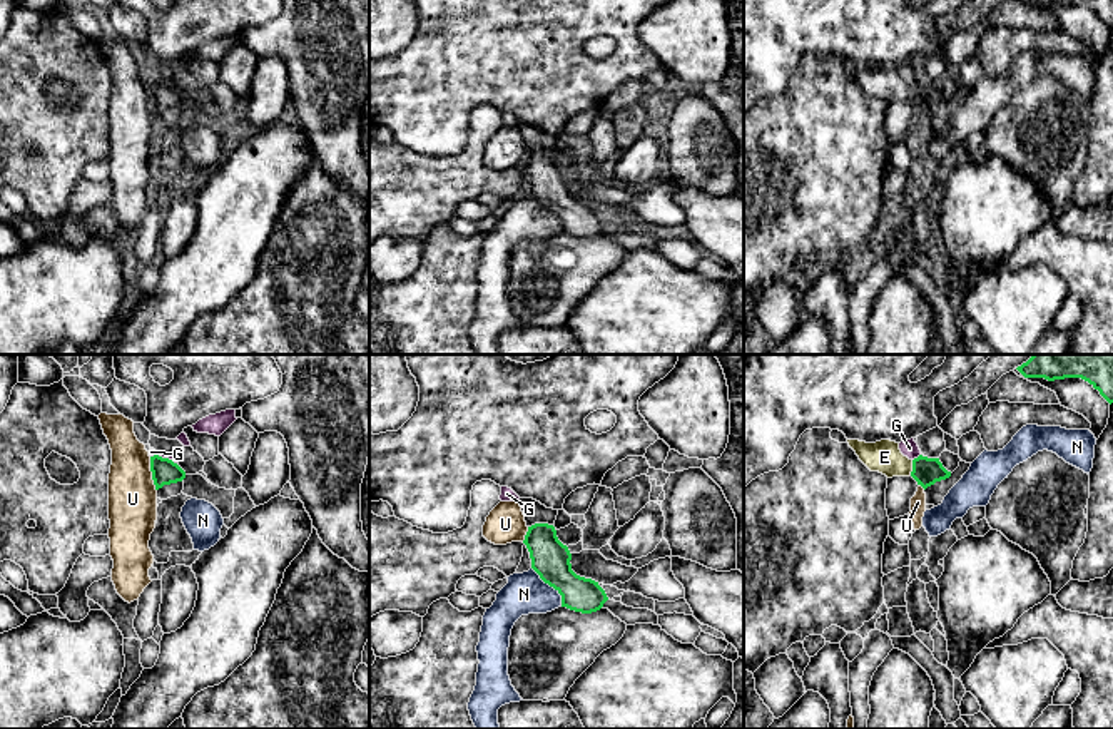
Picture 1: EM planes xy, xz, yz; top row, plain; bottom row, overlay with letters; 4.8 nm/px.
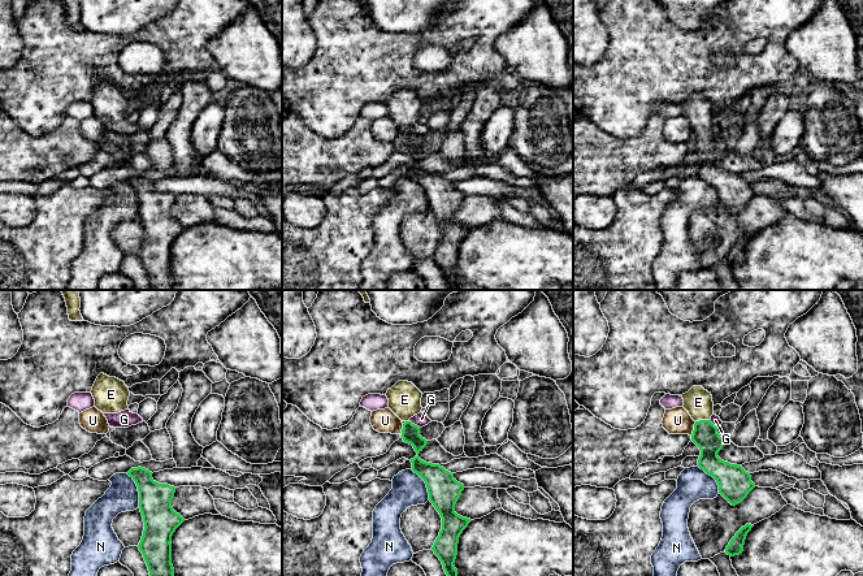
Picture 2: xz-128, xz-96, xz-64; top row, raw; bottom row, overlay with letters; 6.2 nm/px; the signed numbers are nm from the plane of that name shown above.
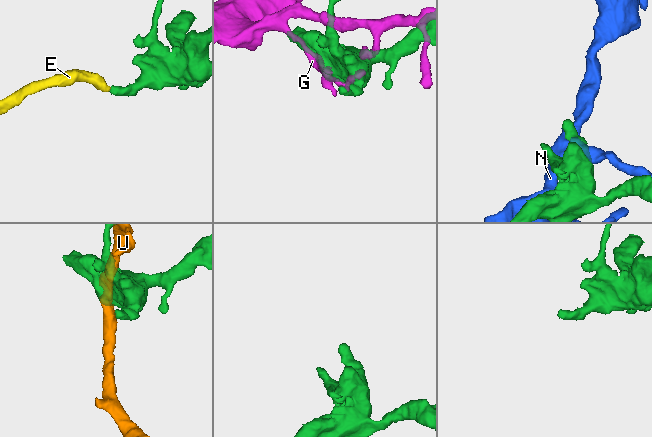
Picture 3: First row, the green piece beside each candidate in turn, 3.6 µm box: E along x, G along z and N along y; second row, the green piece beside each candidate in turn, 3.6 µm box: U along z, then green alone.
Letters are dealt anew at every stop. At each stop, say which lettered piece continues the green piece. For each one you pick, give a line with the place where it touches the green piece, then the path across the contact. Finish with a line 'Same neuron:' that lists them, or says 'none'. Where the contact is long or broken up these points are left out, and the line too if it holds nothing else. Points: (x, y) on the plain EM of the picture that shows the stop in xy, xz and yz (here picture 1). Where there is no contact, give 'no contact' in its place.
E: meets green in yz at (913, 92); runs through yz (926, 97), (913, 92), (896, 91), (884, 82)
Same neuron: E

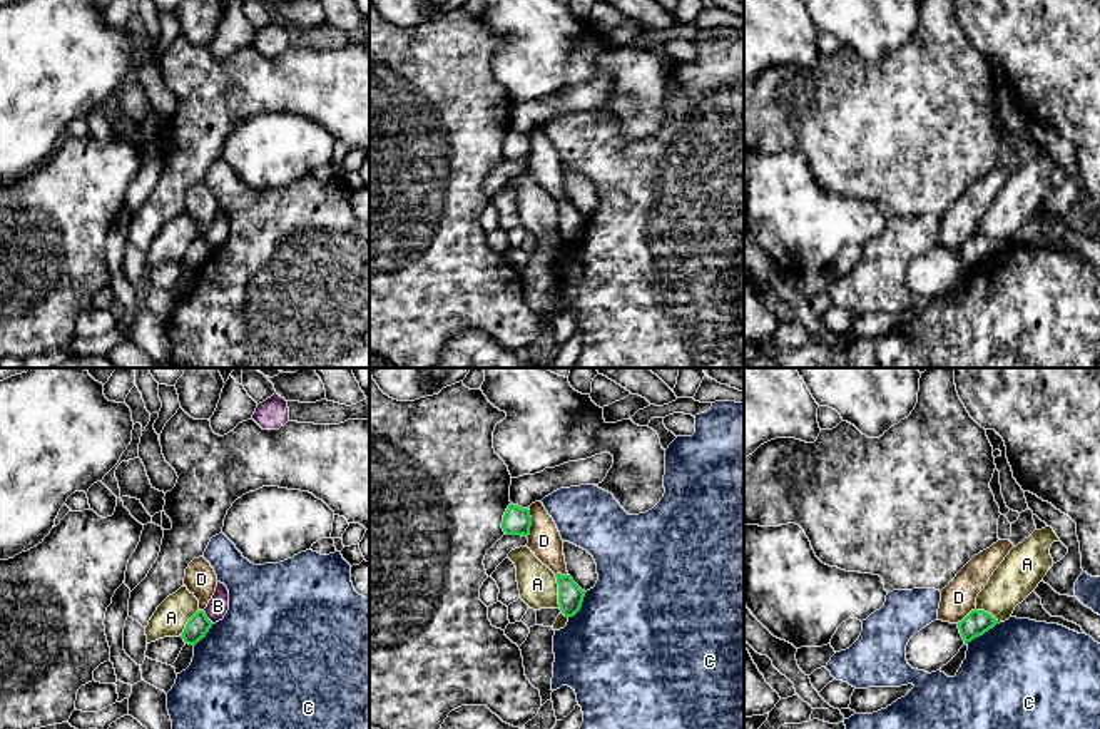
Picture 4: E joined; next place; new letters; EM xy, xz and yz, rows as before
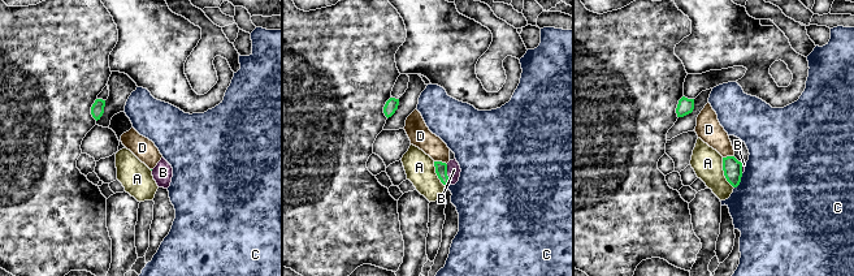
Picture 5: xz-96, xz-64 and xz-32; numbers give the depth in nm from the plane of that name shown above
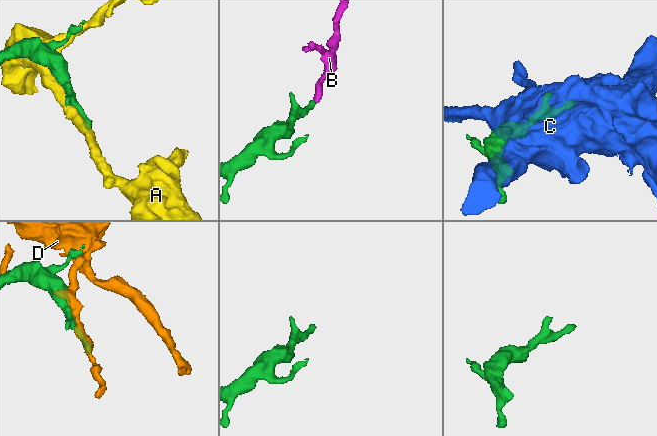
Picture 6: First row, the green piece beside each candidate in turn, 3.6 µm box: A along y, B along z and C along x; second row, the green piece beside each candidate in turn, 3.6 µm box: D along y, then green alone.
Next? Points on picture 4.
Same neuron: none

